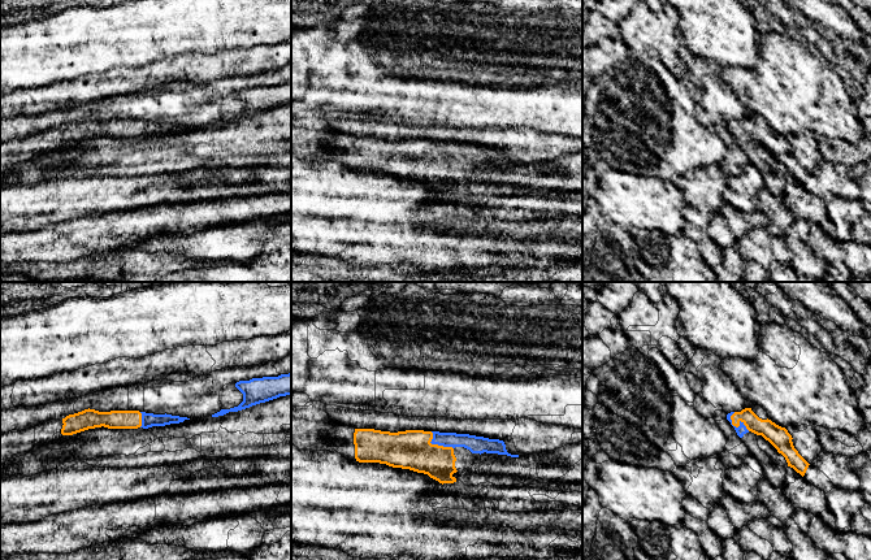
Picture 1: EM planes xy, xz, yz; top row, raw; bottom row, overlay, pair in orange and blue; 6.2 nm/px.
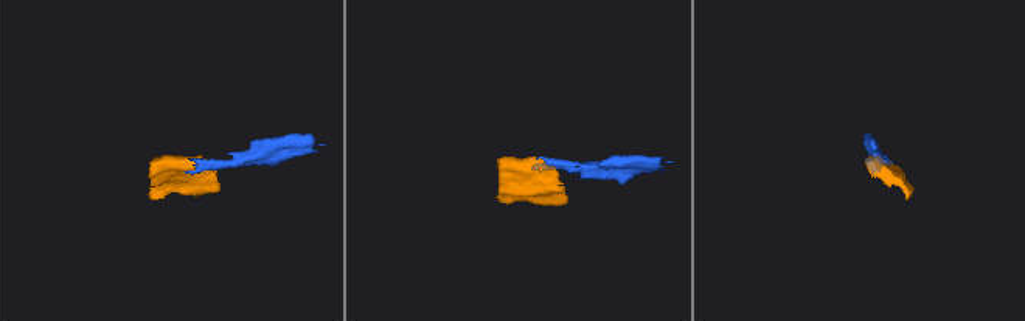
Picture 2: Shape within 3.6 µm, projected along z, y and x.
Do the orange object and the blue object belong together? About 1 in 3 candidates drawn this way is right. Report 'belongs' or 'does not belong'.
belongs

